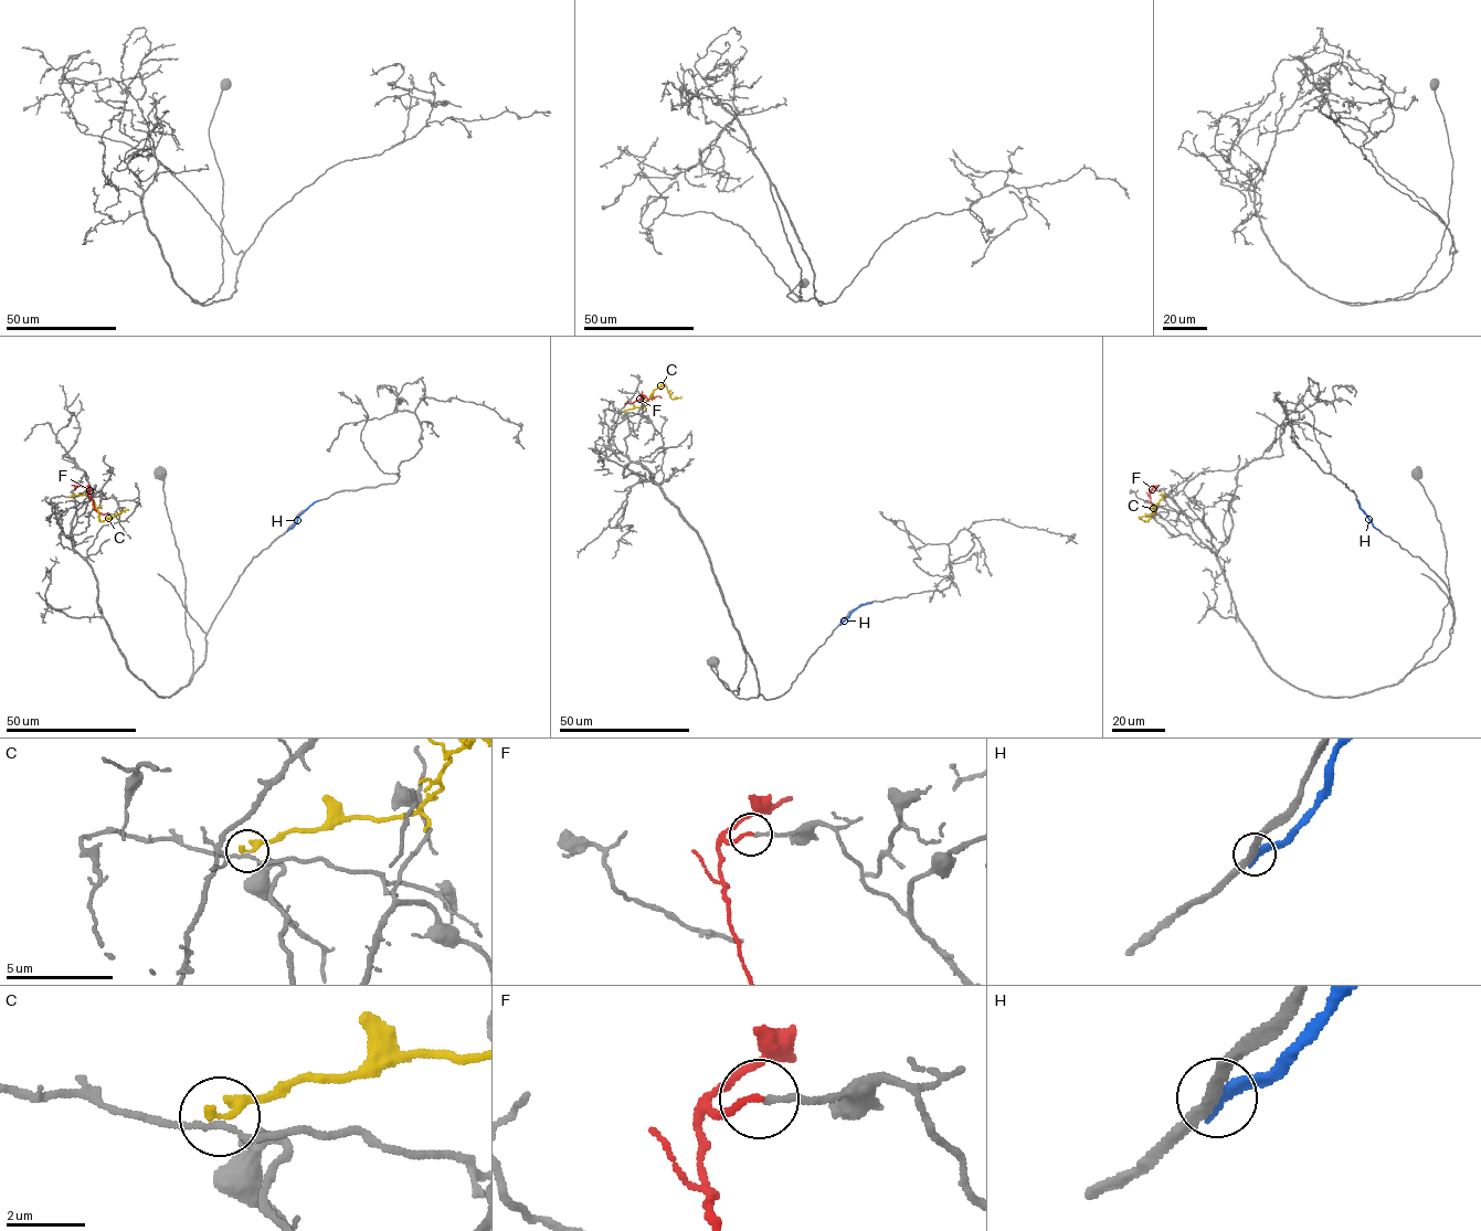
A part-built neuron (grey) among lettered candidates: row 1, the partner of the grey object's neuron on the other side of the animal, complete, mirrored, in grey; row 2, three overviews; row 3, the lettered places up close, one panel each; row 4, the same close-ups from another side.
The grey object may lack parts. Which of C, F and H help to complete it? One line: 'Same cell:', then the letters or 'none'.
Same cell: F

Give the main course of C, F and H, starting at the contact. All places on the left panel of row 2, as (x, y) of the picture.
C: (71, 497), (90, 497), (101, 520), (128, 509)
F: (92, 490), (88, 496), (95, 509), (103, 515), (108, 512)
H: (288, 530), (319, 500)

